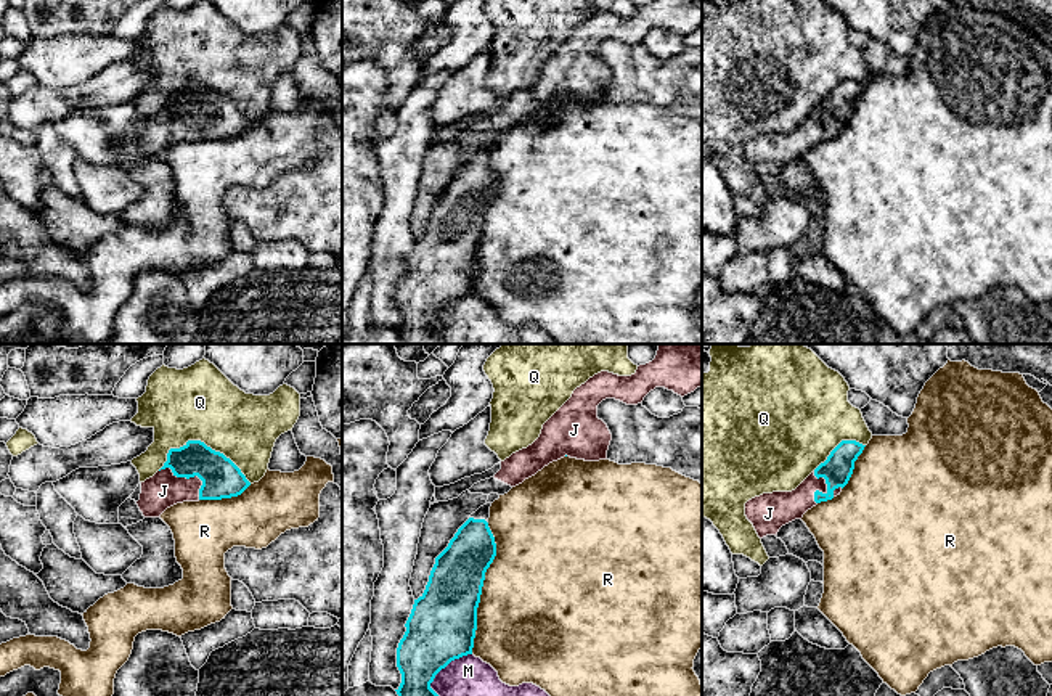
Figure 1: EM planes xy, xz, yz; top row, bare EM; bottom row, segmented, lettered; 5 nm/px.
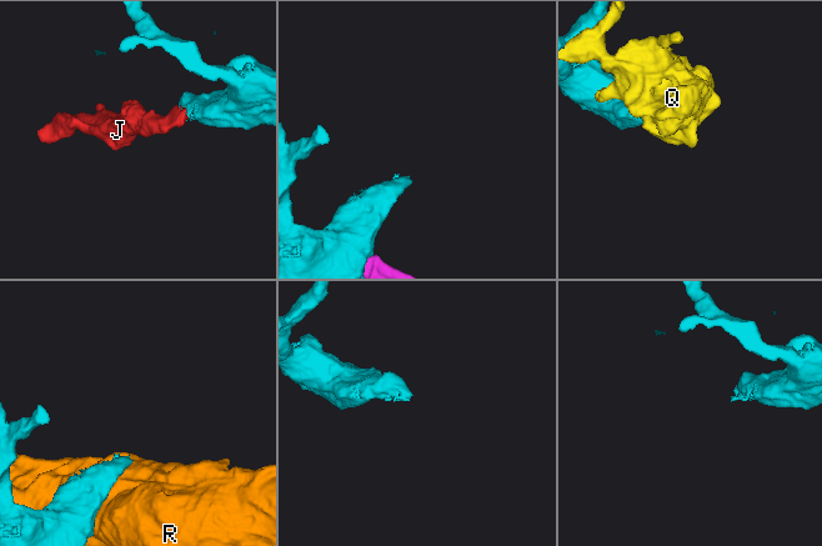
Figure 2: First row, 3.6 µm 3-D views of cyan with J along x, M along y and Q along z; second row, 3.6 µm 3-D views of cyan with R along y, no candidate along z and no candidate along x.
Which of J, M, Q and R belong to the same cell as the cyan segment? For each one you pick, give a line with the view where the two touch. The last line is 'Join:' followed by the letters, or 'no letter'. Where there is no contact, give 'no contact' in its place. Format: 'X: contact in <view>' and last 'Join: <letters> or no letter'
J: contact in xy
Join: J

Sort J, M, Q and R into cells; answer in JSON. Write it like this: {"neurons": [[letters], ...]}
{"neurons": [["J"], ["M"], ["Q"], ["R"]]}

